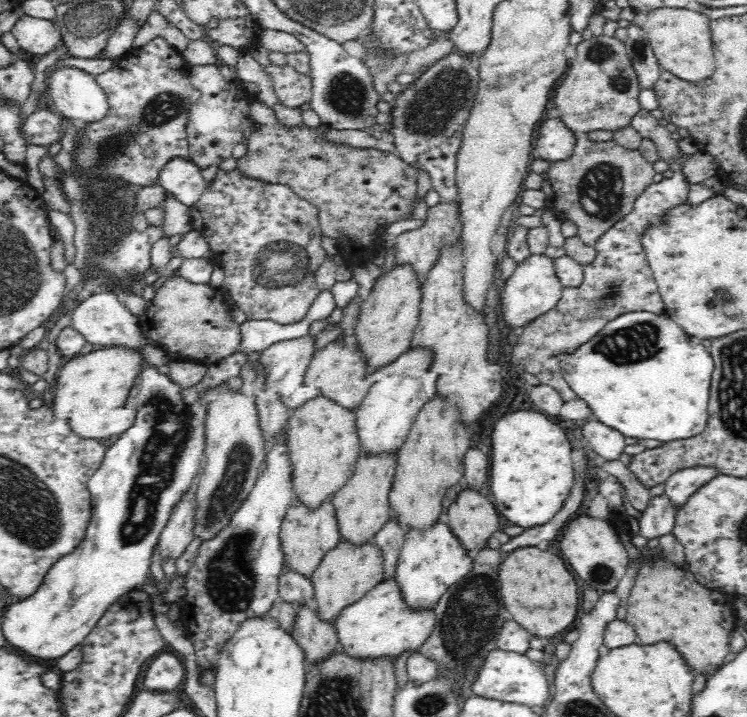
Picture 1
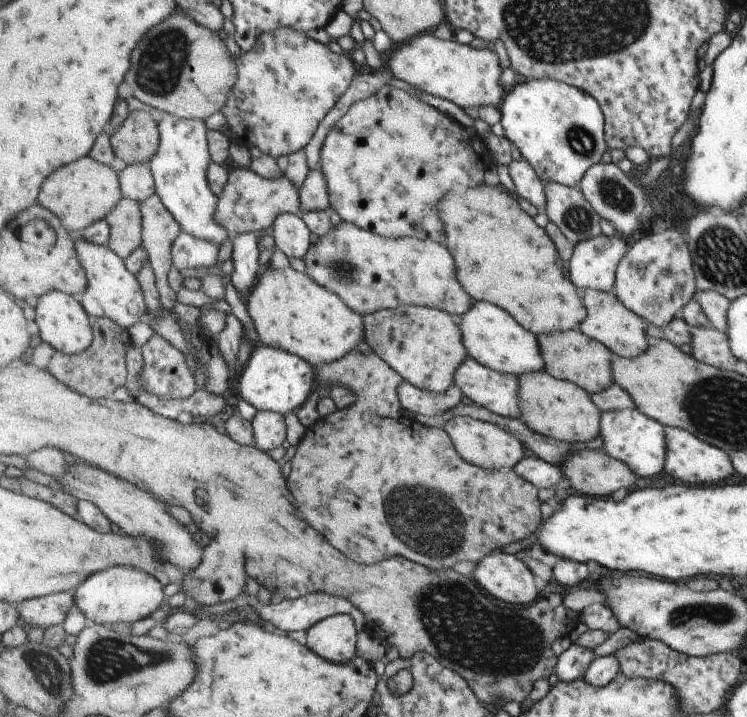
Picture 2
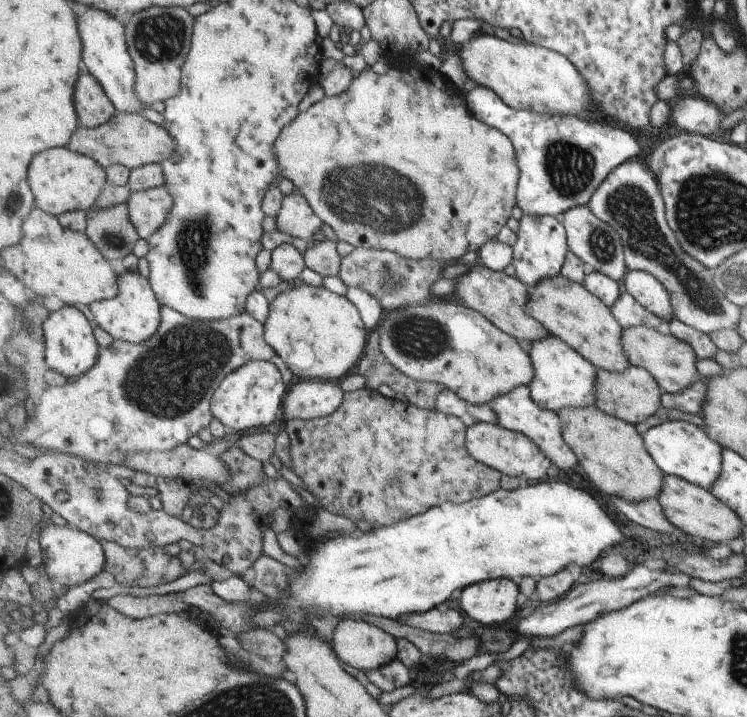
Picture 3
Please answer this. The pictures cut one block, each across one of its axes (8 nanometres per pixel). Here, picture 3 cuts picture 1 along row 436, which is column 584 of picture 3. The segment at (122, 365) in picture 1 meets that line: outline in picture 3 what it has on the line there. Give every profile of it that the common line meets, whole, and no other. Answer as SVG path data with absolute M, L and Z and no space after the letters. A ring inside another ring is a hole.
M507 29L479 32L459 50L465 74L476 85L494 90L509 106L528 112L583 116L591 104L592 92L587 79L565 55L511 36Z

